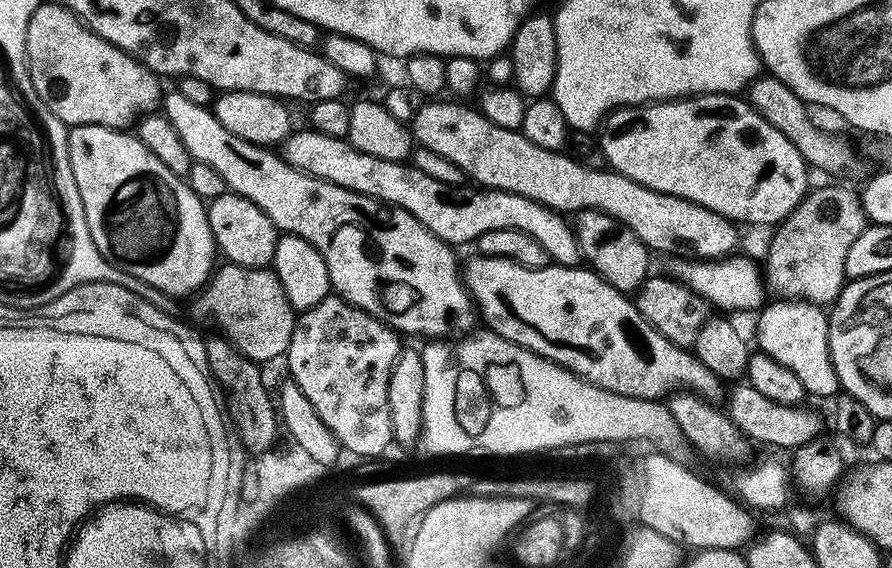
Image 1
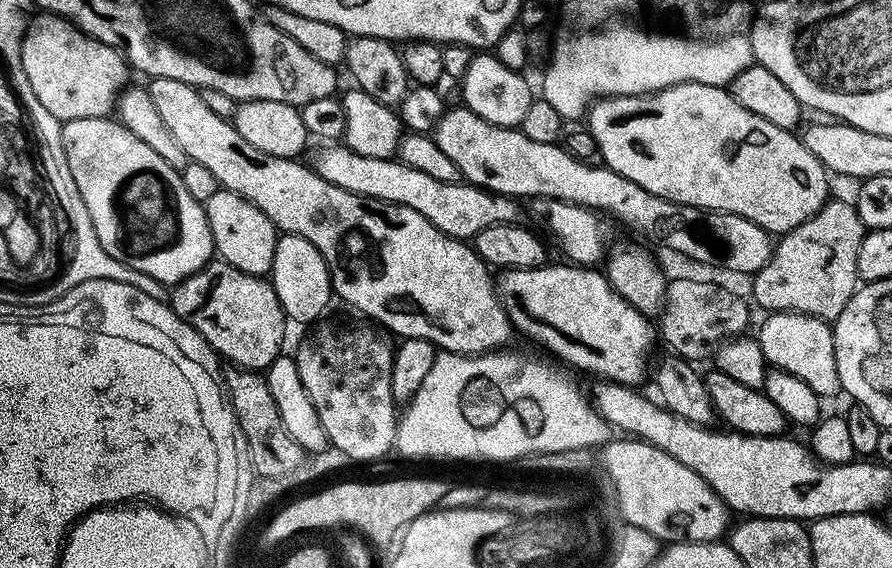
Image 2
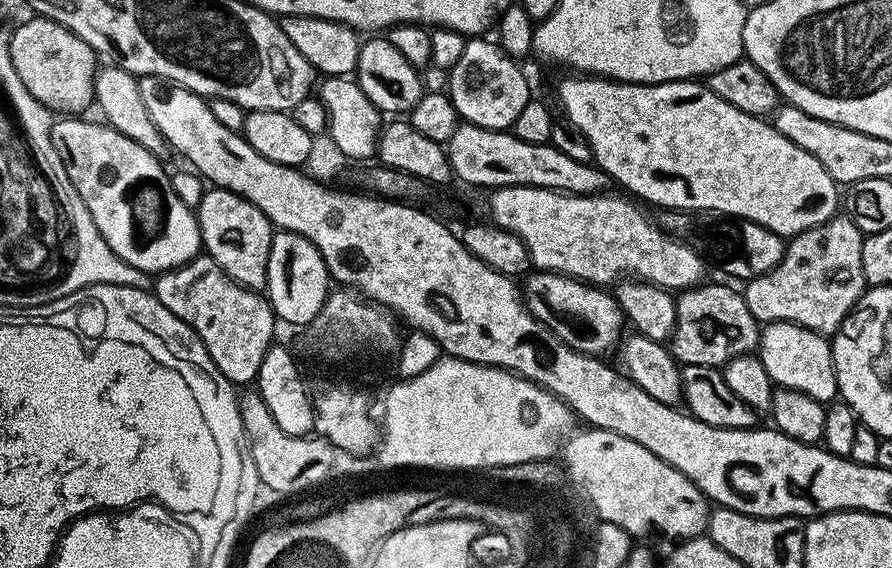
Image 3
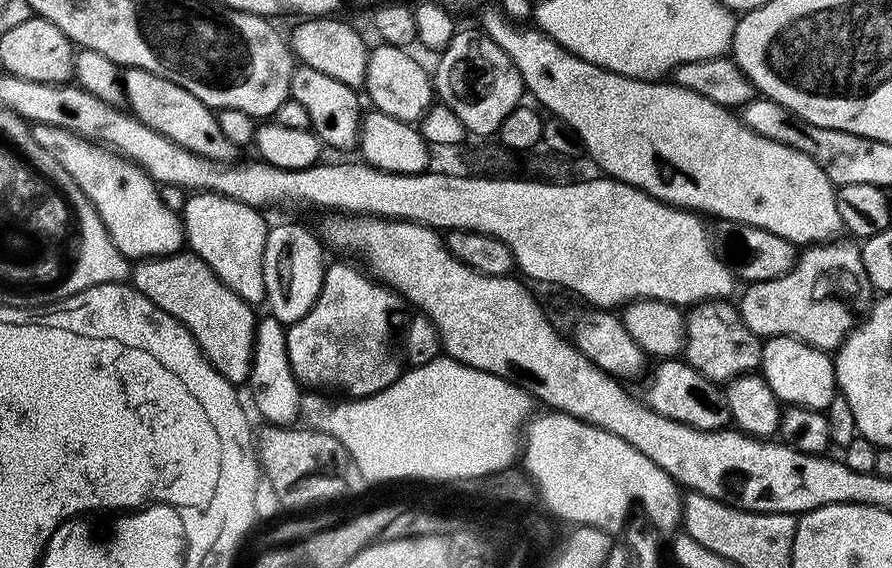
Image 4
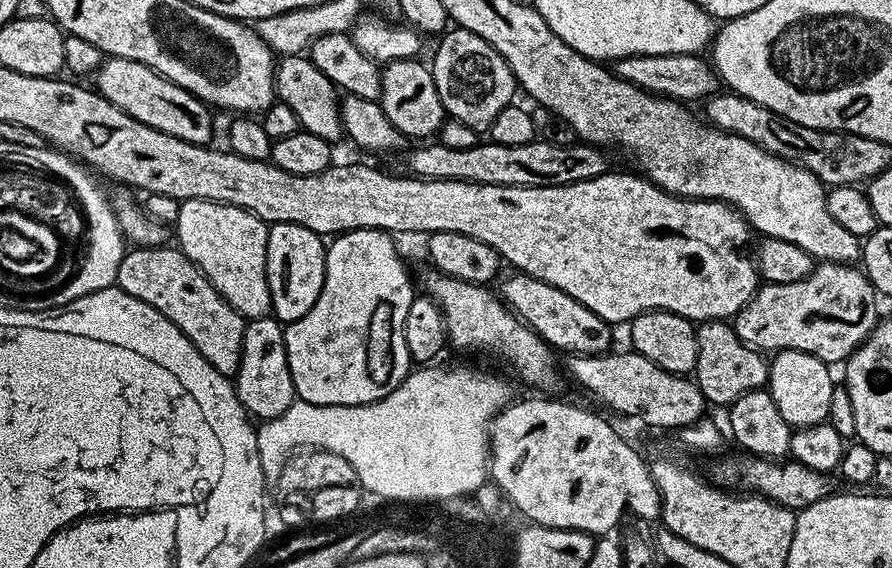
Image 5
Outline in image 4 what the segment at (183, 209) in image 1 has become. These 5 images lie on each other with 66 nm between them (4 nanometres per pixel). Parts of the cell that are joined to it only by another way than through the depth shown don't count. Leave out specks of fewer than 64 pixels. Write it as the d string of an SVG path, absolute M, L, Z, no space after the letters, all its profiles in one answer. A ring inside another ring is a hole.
M32 124L32 137L46 154L53 156L74 178L74 182L90 198L94 210L102 218L114 246L129 261L139 262L157 256L171 256L185 247L186 237L181 213L170 210L166 202L162 202L160 188L145 172L135 164L113 154L103 146L73 136L71 132L63 132L49 124Z

